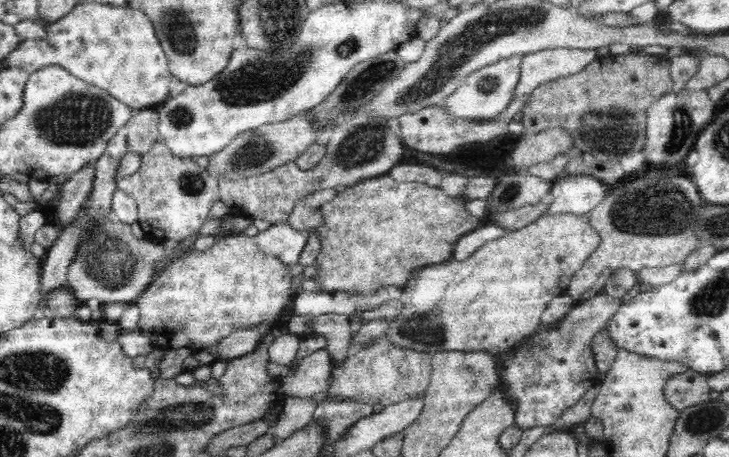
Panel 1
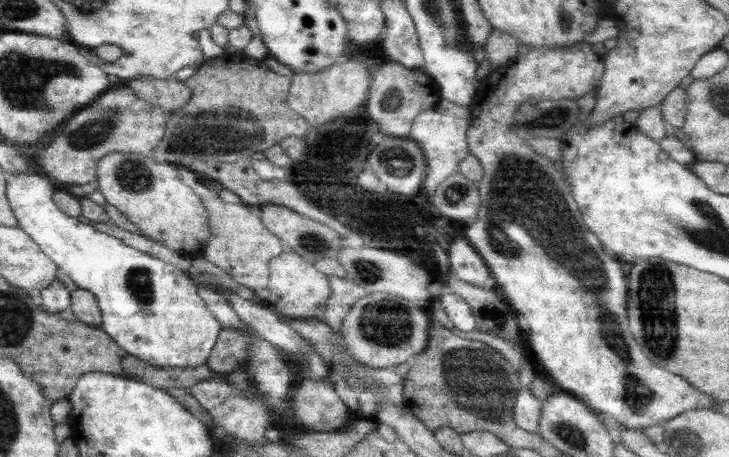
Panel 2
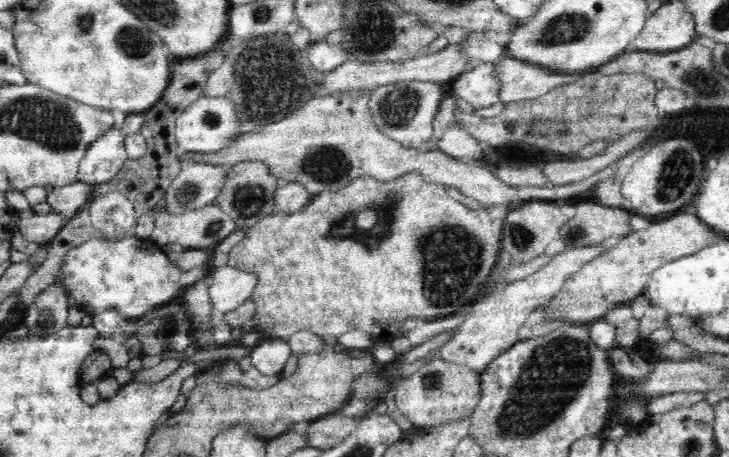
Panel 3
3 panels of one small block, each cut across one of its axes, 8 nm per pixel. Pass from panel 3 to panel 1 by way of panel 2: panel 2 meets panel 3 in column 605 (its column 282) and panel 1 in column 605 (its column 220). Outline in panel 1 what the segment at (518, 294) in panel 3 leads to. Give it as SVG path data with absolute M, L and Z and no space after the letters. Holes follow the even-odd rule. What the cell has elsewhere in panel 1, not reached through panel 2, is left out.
M648 169L644 176L622 182L609 189L609 197L595 206L590 214L590 225L600 235L598 248L589 254L580 270L577 270L567 288L574 302L581 301L582 294L593 288L604 268L632 270L638 277L642 268L670 266L685 260L703 245L695 235L700 226L700 210L708 204L698 194L692 180L674 174Z

